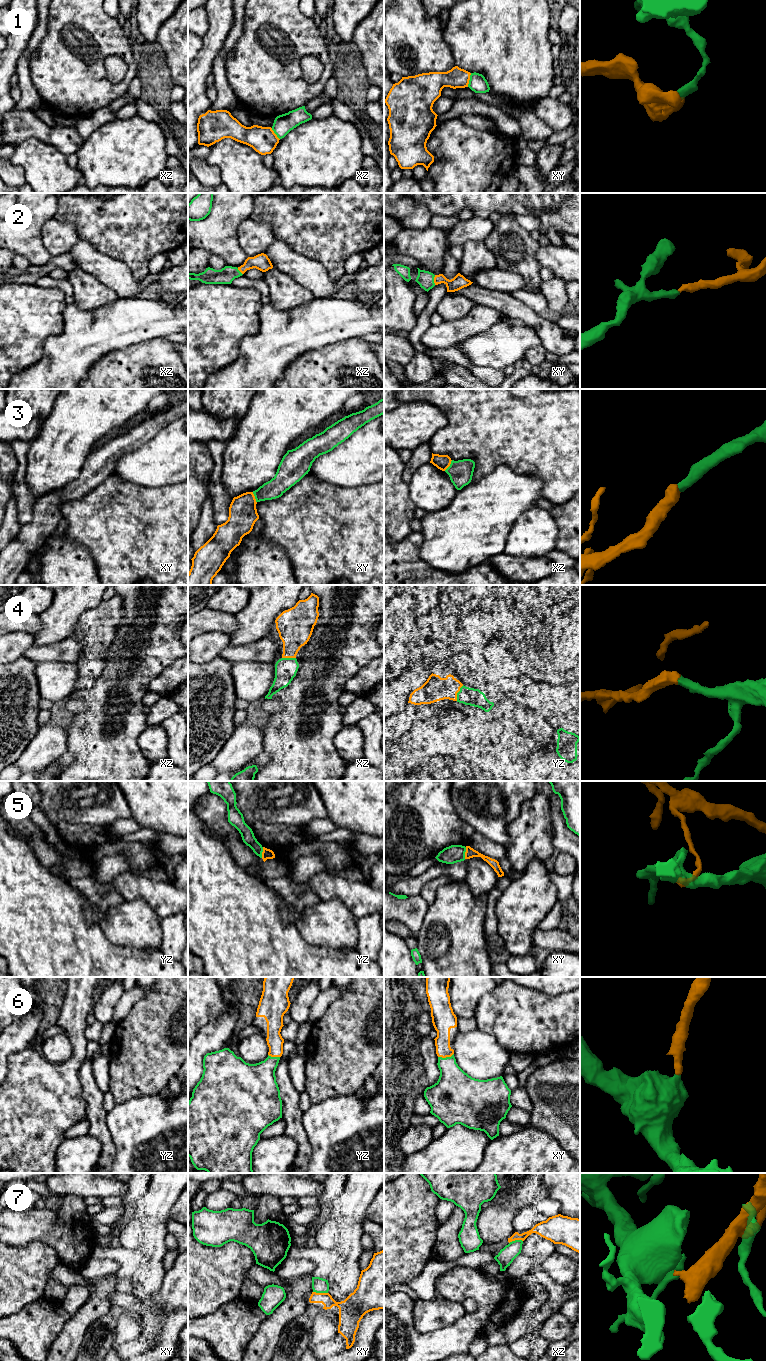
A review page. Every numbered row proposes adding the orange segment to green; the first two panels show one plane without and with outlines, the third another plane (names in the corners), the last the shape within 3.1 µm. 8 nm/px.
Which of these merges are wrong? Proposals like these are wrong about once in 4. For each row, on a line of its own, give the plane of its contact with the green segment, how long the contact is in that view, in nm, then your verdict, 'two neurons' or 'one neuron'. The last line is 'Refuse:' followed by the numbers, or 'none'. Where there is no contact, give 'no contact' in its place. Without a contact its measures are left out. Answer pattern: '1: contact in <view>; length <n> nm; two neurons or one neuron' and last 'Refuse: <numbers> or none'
1: contact in xy; length 120 nm; two neurons
2: contact in xy; length 80 nm; one neuron
3: contact in xz; length 110 nm; one neuron
4: contact in yz; length 140 nm; one neuron
5: contact in xy; length 100 nm; two neurons
6: contact in xy; length 130 nm; one neuron
7: contact in xy; length 120 nm; two neurons
Refuse: 1, 5, 7

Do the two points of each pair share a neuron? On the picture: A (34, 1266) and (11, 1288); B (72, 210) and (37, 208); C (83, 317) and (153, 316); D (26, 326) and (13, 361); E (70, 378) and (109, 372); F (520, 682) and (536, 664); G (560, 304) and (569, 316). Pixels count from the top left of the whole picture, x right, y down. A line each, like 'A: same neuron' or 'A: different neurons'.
A: same neuron
B: different neurons
C: same neuron
D: same neuron
E: different neurons
F: different neurons
G: different neurons

